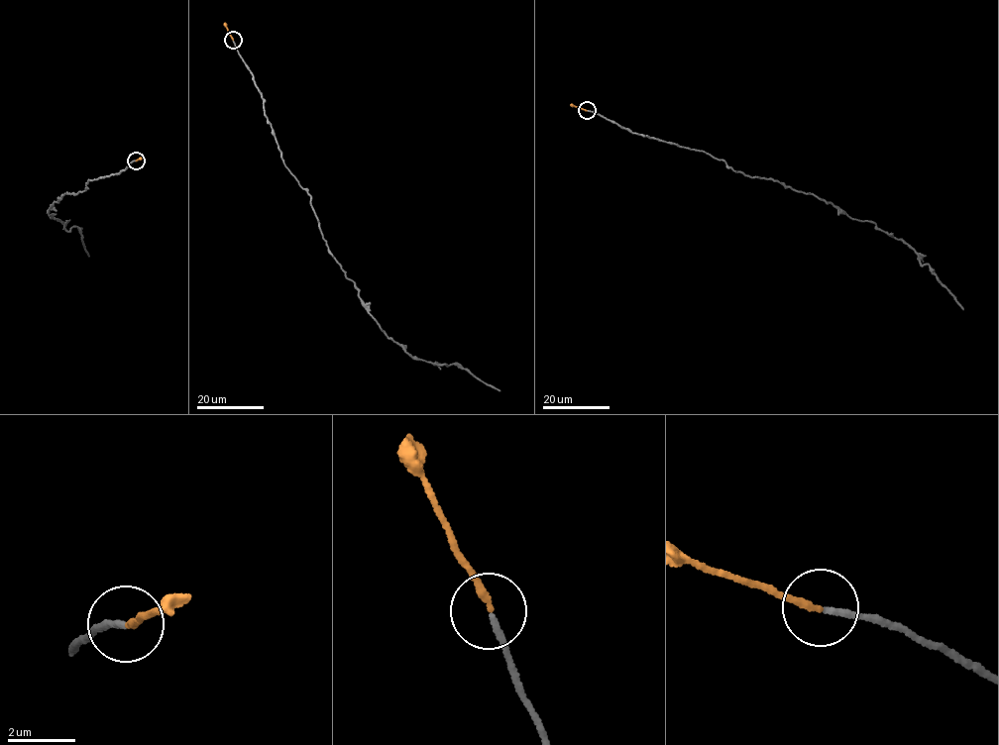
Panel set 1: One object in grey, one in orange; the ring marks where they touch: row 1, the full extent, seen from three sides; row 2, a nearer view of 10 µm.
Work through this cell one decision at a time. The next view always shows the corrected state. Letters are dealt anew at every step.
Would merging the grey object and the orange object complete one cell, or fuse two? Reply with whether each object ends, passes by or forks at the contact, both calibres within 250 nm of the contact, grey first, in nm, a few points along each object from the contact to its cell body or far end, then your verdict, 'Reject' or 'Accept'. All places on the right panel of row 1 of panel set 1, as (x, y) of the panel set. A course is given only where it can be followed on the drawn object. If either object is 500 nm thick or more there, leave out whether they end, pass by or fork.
At the ring grey ends. At the ring orange ends. Thickness 180 nm (grey) against 200 nm. Course of grey: (587, 110), (634, 133), (702, 151), (735, 171), (810, 192), (858, 221), (872, 222), (913, 249), (963, 309). Course of orange: (587, 110), (570, 104). Accept

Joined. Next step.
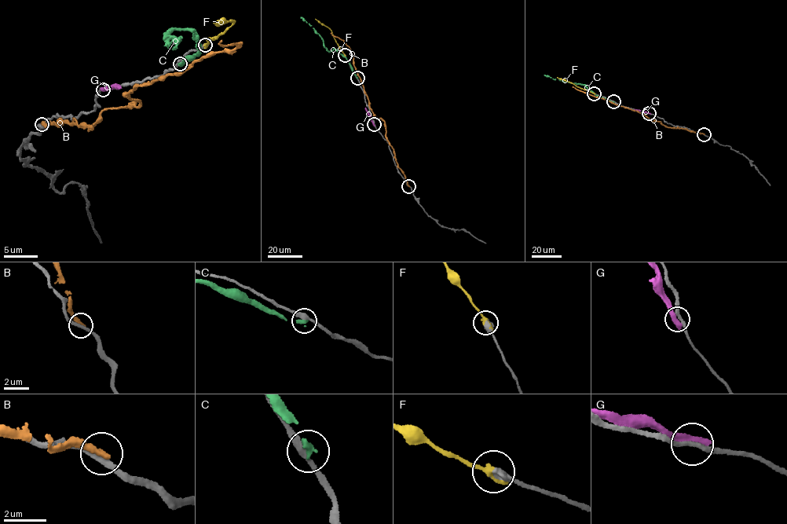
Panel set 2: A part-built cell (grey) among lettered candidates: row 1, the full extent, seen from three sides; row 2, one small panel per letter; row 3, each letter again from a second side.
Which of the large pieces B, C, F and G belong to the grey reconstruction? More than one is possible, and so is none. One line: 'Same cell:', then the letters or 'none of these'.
Same cell: F

